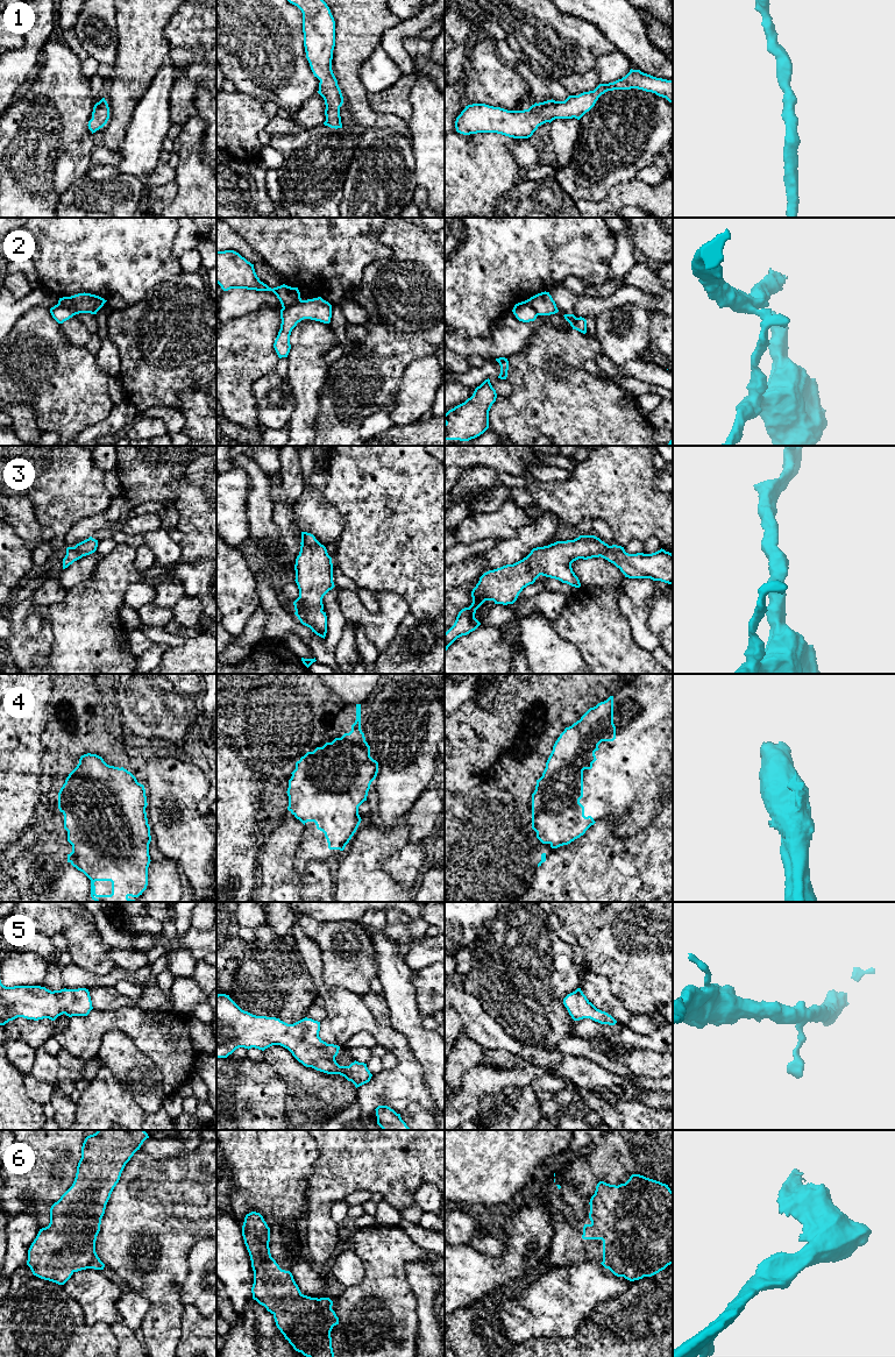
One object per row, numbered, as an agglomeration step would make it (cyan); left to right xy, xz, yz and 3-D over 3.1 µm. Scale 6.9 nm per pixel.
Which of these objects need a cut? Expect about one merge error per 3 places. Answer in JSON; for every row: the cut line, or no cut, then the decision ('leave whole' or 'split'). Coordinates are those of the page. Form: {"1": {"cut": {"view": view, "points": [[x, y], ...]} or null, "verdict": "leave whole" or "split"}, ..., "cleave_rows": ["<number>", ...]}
{"1": {"cut": null, "verdict": "leave whole"}, "2": {"cut": {"view": "xz", "points": [[300, 299], [283, 307]]}, "verdict": "split"}, "3": {"cut": null, "verdict": "leave whole"}, "4": {"cut": null, "verdict": "leave whole"}, "5": {"cut": null, "verdict": "leave whole"}, "6": {"cut": null, "verdict": "leave whole"}, "cleave_rows": ["2"]}

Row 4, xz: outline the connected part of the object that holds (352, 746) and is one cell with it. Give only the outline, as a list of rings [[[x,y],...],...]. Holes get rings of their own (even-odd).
[[[356,704],[356,720],[349,733],[307,752],[296,762],[286,791],[287,810],[304,825],[314,822],[325,833],[329,850],[343,851],[362,820],[358,807],[367,801],[377,773],[378,762],[370,756],[370,746],[361,730],[361,704]]]

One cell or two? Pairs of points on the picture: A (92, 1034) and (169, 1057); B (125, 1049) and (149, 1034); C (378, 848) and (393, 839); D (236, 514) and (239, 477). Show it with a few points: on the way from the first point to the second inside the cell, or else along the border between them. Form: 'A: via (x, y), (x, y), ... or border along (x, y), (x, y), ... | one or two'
A: via (111, 1023), (135, 1023), (150, 1038) | one
B: border along (108, 1031), (125, 1032), (153, 1061) | two
C: via (382, 845), (390, 839) | one
D: via (236, 505), (238, 487) | one

